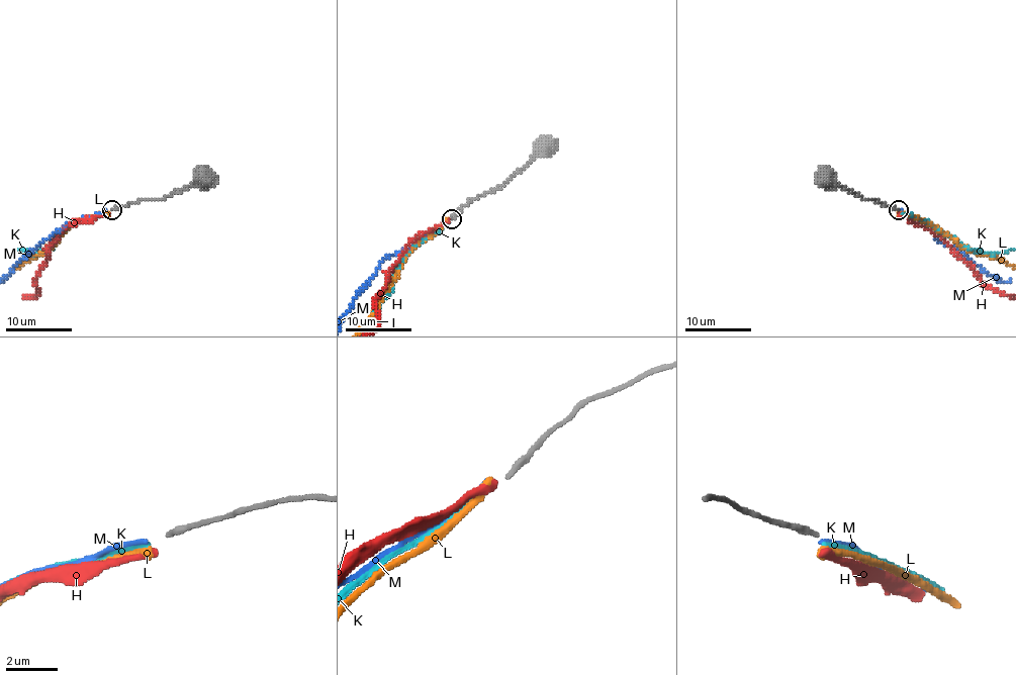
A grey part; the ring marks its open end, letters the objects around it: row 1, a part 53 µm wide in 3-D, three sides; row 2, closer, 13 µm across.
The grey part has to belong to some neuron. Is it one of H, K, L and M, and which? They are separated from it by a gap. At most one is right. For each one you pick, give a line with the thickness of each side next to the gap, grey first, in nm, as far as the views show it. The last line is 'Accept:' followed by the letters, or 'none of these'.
M: 240/170 nm
Accept: M

